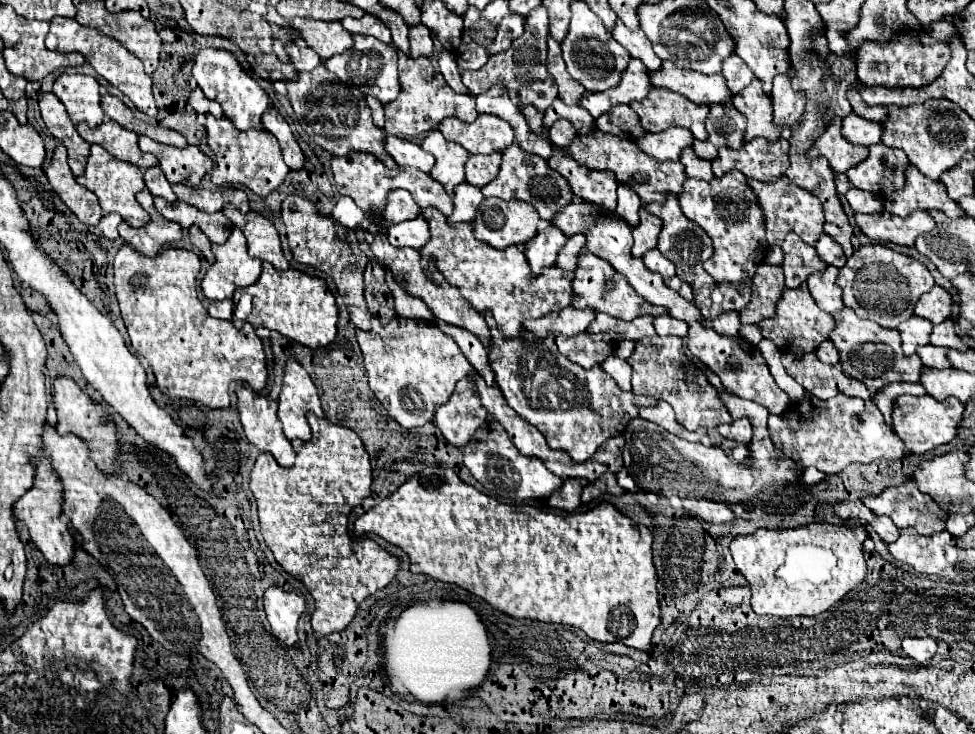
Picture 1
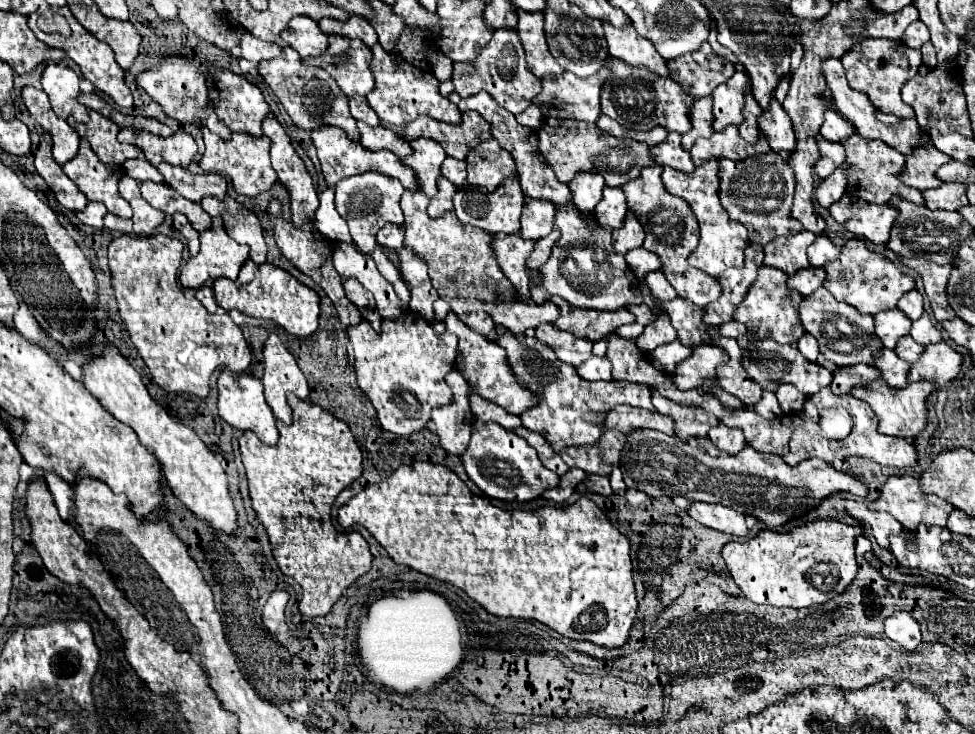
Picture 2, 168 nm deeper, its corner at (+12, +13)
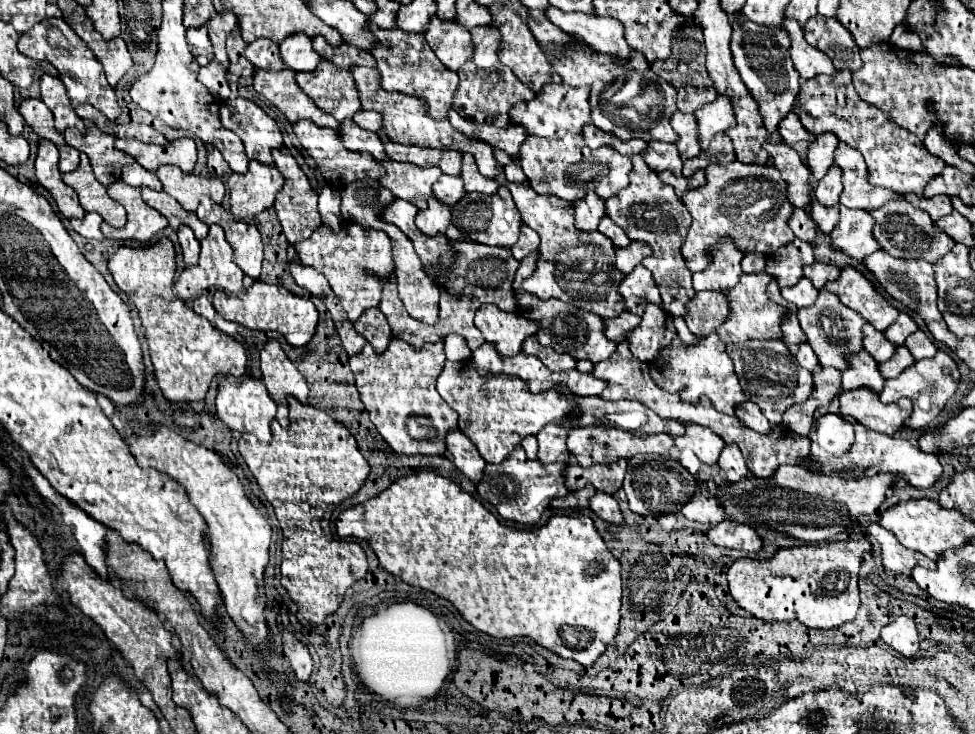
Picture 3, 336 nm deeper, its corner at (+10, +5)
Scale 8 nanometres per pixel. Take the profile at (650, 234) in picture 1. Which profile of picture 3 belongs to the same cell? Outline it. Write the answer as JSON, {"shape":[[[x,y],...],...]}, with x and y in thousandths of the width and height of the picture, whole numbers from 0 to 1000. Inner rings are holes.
{"shape":[[[647,330],[643,338],[633,338],[633,365],[639,373],[647,373],[651,362],[657,360],[662,349],[666,349],[668,341],[659,330]]]}

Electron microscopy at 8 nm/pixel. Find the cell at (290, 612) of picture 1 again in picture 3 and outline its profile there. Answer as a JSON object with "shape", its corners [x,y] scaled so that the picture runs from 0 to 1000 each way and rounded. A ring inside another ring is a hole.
{"shape":[[[292,858],[288,864],[290,864],[290,891],[296,896],[305,926],[315,929],[319,921],[319,913],[321,913],[321,896],[319,896],[315,880],[309,877],[301,864],[296,864]]]}

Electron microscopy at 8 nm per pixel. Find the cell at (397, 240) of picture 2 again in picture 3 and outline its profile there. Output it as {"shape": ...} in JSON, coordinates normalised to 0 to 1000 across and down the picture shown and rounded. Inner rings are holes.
{"shape":[[[352,302],[348,319],[344,319],[337,308],[329,305],[317,327],[303,330],[301,341],[309,362],[321,362],[337,381],[339,395],[348,406],[360,439],[364,439],[376,420],[389,417],[393,387],[385,387],[385,384],[395,384],[403,373],[399,322],[391,313],[371,313],[371,309],[364,302]]]}

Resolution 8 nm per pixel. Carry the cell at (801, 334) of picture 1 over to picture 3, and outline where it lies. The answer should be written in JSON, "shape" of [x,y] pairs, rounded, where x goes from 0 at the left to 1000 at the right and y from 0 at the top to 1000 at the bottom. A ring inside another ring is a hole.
{"shape":[[[787,371],[760,373],[756,390],[746,395],[748,401],[748,433],[737,444],[735,455],[744,469],[758,469],[766,463],[799,463],[801,460],[801,436],[803,420],[787,406],[785,392],[793,379]]]}

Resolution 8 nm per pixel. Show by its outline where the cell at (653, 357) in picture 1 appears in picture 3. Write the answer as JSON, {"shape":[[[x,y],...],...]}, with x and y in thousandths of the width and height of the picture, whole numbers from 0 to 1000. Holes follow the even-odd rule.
{"shape":[[[707,578],[707,580],[703,580],[703,586],[705,586],[703,594],[692,597],[692,608],[694,608],[696,613],[701,613],[701,610],[711,613],[713,621],[715,621],[721,632],[725,632],[725,635],[735,632],[737,619],[739,619],[739,613],[742,613],[744,602],[742,602],[735,591],[731,591],[731,589],[725,586],[725,583],[719,583],[719,580]]]}

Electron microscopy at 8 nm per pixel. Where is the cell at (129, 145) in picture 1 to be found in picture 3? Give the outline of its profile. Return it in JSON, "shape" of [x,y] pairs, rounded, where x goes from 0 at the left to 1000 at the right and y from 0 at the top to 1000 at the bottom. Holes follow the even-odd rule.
{"shape":[[[89,169],[89,180],[83,183],[81,177],[67,177],[67,191],[81,207],[87,207],[95,237],[102,243],[106,253],[112,253],[124,243],[124,229],[136,223],[138,218],[132,215],[128,207],[116,202],[118,188],[108,183],[97,169]]]}

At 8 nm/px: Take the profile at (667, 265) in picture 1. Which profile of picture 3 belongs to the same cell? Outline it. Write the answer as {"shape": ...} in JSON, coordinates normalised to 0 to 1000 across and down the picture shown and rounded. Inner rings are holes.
{"shape":[[[653,362],[635,390],[641,422],[653,431],[659,431],[662,414],[674,414],[678,417],[678,401],[674,395],[674,387],[670,384],[668,371],[662,362]]]}

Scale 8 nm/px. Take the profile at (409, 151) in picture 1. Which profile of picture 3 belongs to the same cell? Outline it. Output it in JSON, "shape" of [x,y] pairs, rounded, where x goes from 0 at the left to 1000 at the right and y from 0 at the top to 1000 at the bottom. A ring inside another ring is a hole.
{"shape":[[[362,163],[350,166],[346,183],[352,188],[352,199],[354,202],[366,204],[366,207],[378,207],[387,218],[397,218],[391,188],[385,180],[378,180],[378,177],[368,174]]]}

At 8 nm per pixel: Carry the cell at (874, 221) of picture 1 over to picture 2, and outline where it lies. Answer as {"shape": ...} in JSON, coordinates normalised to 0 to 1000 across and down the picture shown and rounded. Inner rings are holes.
{"shape":[[[867,264],[861,275],[854,275],[850,289],[871,316],[881,324],[889,324],[895,332],[910,332],[914,308],[922,294],[922,286],[912,278],[899,281],[885,275],[883,270],[873,270],[871,264]]]}

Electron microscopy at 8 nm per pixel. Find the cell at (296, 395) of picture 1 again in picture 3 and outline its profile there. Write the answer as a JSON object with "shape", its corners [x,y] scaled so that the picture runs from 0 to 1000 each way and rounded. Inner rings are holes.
{"shape":[[[274,463],[268,482],[268,518],[272,520],[276,540],[284,550],[284,572],[288,580],[296,580],[294,569],[294,537],[303,540],[307,548],[315,548],[315,520],[305,499],[292,485],[284,463]]]}

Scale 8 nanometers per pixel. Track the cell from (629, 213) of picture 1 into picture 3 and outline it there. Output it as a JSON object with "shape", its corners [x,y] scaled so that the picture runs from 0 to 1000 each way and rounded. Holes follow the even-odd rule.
{"shape":[[[618,297],[616,300],[616,305],[614,305],[614,316],[616,319],[621,319],[627,330],[629,330],[629,335],[633,335],[633,338],[641,338],[641,335],[645,335],[645,324],[643,324],[643,319],[641,319],[641,313],[639,311],[635,311],[627,297]]]}

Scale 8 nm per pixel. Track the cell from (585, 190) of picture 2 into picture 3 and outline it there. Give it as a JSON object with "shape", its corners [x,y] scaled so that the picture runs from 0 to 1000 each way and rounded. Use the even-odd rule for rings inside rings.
{"shape":[[[604,259],[596,275],[590,275],[588,283],[592,313],[612,313],[616,297],[621,294],[621,275],[608,259]]]}

